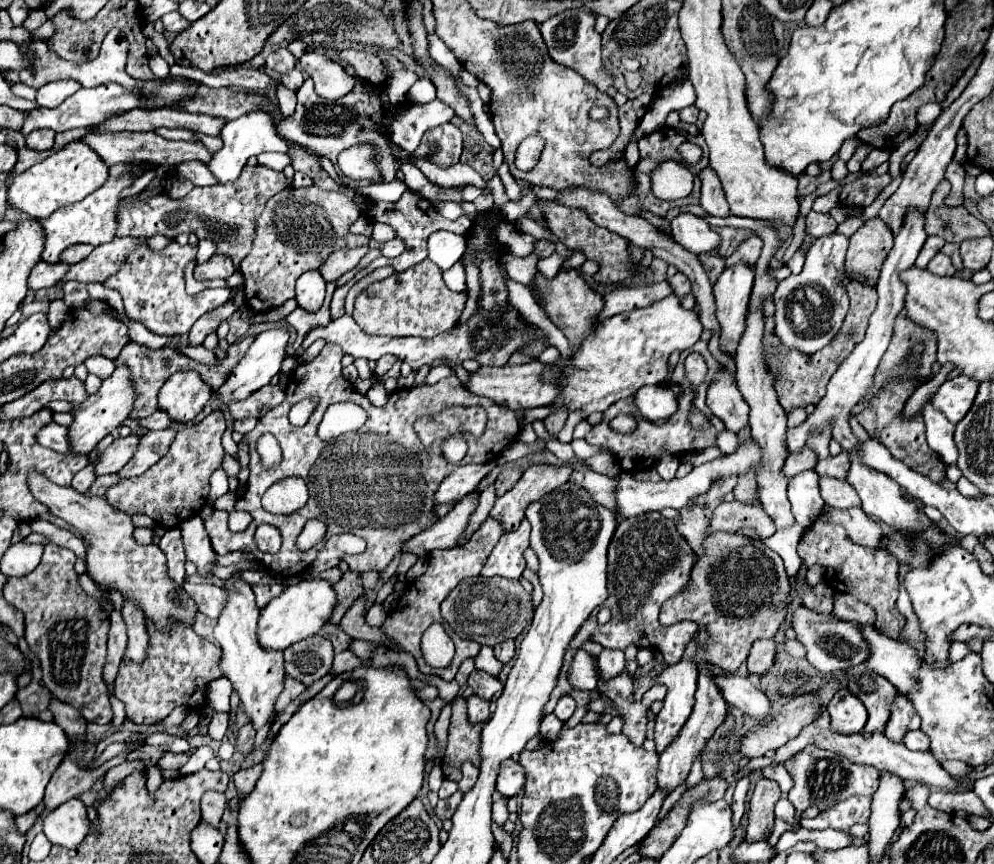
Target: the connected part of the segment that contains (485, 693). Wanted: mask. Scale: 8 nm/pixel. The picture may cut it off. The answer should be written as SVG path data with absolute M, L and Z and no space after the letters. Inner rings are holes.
M474 670L468 678L468 686L484 700L490 700L496 692L500 692L504 688L504 684L498 676L492 676L484 670Z

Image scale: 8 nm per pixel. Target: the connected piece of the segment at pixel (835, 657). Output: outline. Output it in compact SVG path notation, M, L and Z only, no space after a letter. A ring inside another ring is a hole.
M802 606L794 612L792 624L798 634L796 640L806 646L806 660L822 674L848 670L850 666L862 664L864 658L868 658L868 648L864 646L864 638L860 638L860 630L856 630L856 626L858 626L856 622L836 624L834 614L822 616L822 614L816 614L816 612Z

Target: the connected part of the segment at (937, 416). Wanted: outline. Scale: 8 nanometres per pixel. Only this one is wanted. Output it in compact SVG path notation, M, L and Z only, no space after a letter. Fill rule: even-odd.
M928 402L928 406L922 412L922 418L926 422L926 440L928 446L940 454L940 458L948 464L956 462L958 458L958 450L954 446L952 434L954 434L954 424L948 422L944 418L944 414L940 414L938 410L934 410Z

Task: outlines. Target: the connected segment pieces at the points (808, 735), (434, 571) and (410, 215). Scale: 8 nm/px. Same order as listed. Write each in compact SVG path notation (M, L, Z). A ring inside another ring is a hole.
M822 708L820 714L816 716L816 720L812 724L808 724L806 728L802 728L802 732L794 740L790 740L786 746L782 746L776 752L776 756L780 756L780 762L784 762L792 754L796 754L796 750L802 750L806 744L818 744L820 748L836 750L838 754L844 754L844 758L852 758L852 762L872 764L880 772L892 772L892 774L900 776L902 780L914 780L914 782L926 784L928 788L938 788L938 790L944 790L944 792L958 792L958 788L960 788L960 782L952 774L948 774L942 768L942 764L936 762L936 758L930 752L912 752L904 744L888 742L888 738L884 734L872 734L870 738L864 738L862 732L850 734L850 736L844 736L844 734L834 732L830 728L830 724L828 724L828 712L826 712L826 708Z
M484 522L484 524L472 534L472 538L470 538L464 546L458 546L458 548L452 548L452 550L432 550L432 552L428 554L428 570L426 570L414 584L410 584L408 596L404 594L404 596L398 600L398 608L396 608L394 614L388 616L388 620L382 624L384 632L386 632L388 636L392 636L392 638L398 642L398 646L400 646L402 650L410 652L410 654L416 658L418 668L420 668L422 674L438 674L440 678L452 682L454 676L456 676L456 670L458 670L460 662L466 660L468 656L476 656L476 654L478 654L480 644L476 644L476 642L472 642L472 640L462 640L462 638L458 638L452 630L448 630L450 626L444 622L442 616L438 616L438 610L440 610L442 600L452 592L452 588L454 588L462 578L480 576L480 570L482 570L486 558L490 556L492 548L496 546L496 542L498 542L502 536L504 536L504 526L502 526L500 522ZM434 622L440 622L440 624L448 630L448 634L452 636L452 640L454 640L454 644L456 644L454 662L452 662L450 666L446 666L446 668L432 668L432 666L428 666L428 664L424 662L422 654L420 654L420 638L422 638L424 630L426 630L430 624L434 624Z
M406 192L406 194L400 198L400 202L394 202L394 204L384 204L384 202L372 204L372 206L370 206L370 212L368 212L368 218L392 226L392 228L396 230L396 238L400 238L400 240L406 244L406 250L404 250L404 254L400 254L400 256L396 256L396 258L386 258L384 256L377 258L370 265L358 271L346 286L342 286L340 290L336 290L336 292L334 292L334 298L332 298L332 318L340 318L340 316L344 314L344 300L346 300L346 294L348 294L346 290L350 290L350 286L352 286L358 278L365 276L377 268L385 266L391 266L396 272L404 272L404 270L408 270L410 266L414 266L414 264L418 264L420 260L426 258L426 240L428 240L428 236L430 236L432 232L450 230L450 232L454 232L454 234L466 234L466 232L470 230L470 226L472 226L472 222L470 222L468 216L460 216L460 218L454 220L454 222L442 218L426 198L422 198L422 196L414 194L414 192Z

